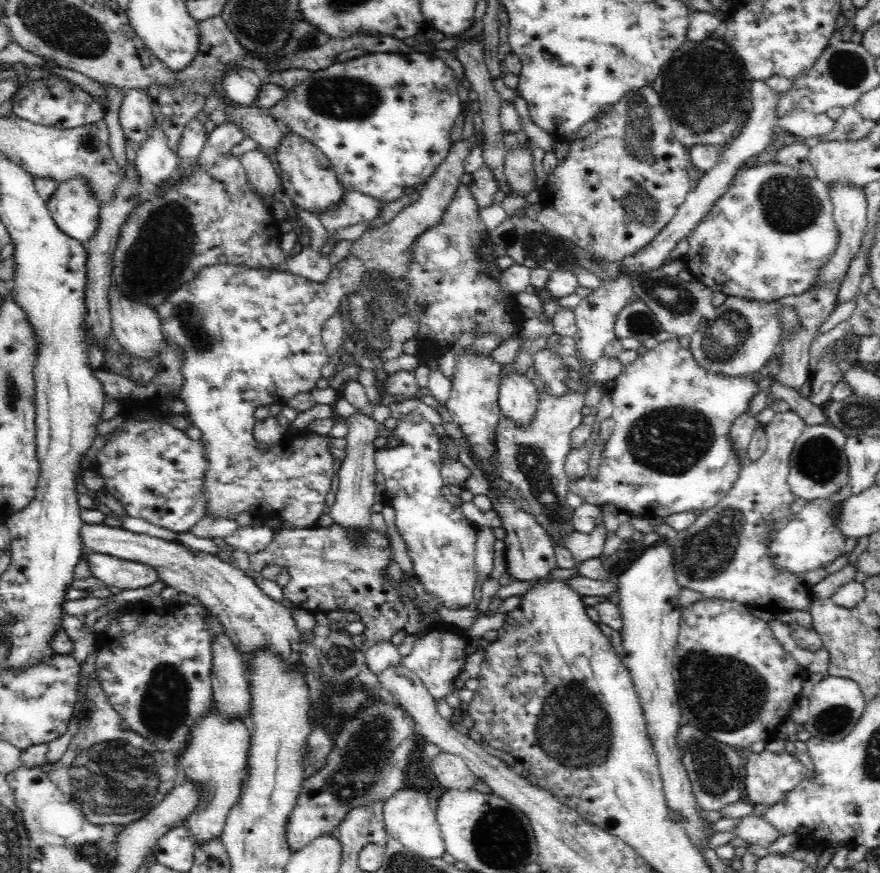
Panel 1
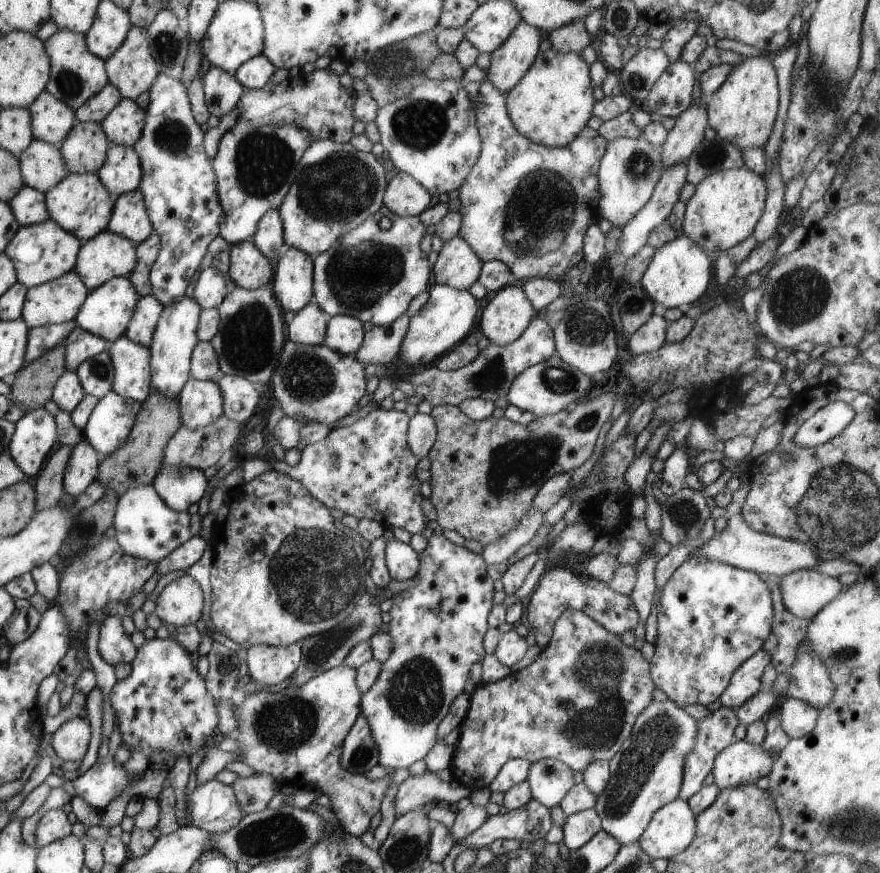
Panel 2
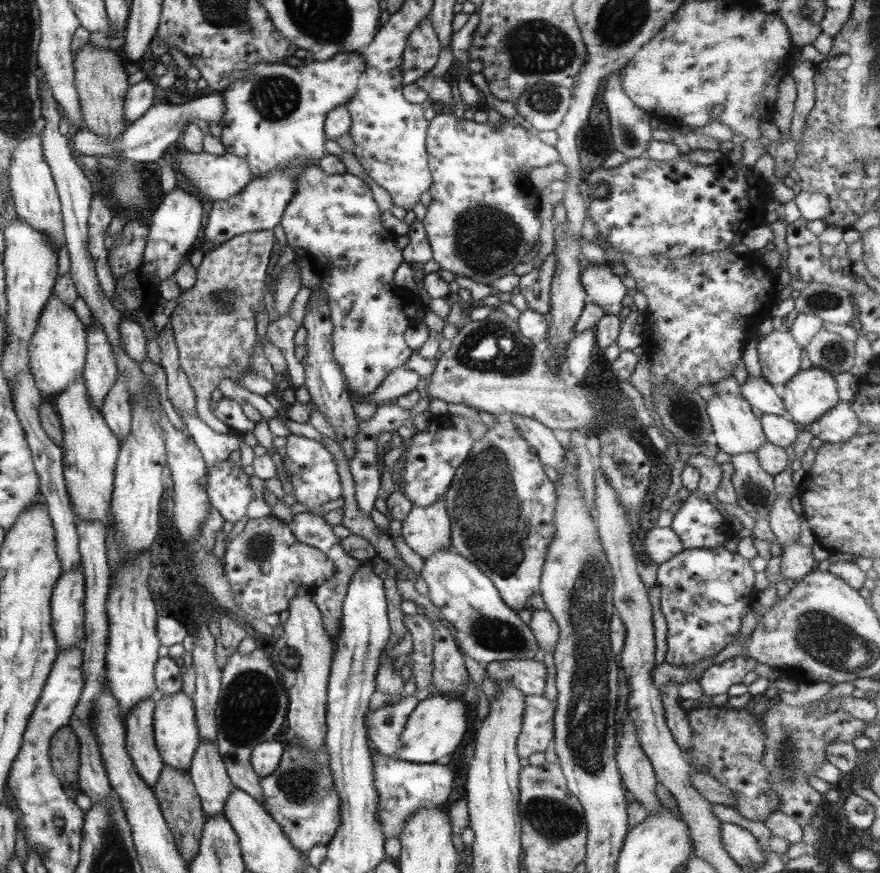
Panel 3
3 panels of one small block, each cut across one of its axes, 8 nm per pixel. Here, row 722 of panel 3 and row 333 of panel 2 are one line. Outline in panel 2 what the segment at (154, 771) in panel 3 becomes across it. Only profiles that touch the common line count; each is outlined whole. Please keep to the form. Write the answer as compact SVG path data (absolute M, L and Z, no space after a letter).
M153 295L139 297L123 335L131 342L148 348L161 309L162 304Z

